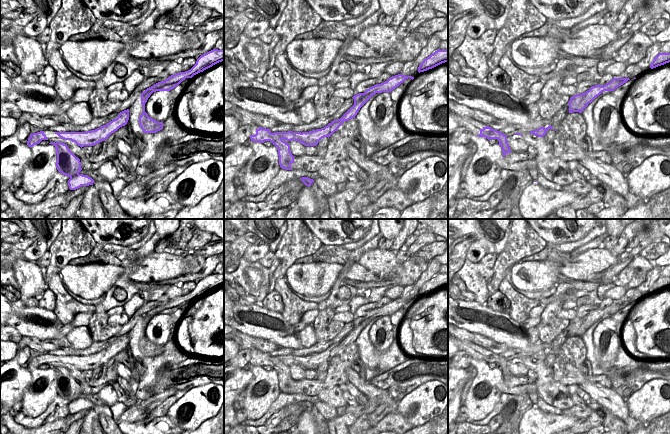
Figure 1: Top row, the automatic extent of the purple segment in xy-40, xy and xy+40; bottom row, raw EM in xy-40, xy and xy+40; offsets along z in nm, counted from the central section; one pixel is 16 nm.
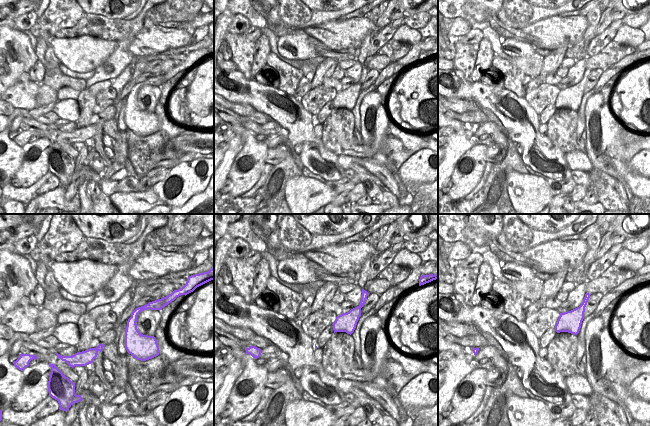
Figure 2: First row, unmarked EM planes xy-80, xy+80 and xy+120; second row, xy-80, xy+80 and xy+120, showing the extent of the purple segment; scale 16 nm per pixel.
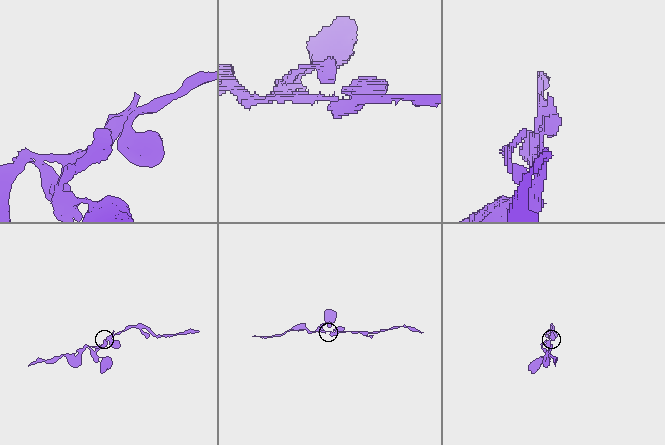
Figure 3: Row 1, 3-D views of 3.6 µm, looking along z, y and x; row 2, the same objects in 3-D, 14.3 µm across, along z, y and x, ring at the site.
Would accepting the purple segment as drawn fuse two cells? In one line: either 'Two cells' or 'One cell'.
Two cells.

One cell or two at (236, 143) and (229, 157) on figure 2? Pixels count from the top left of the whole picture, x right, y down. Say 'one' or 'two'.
one

